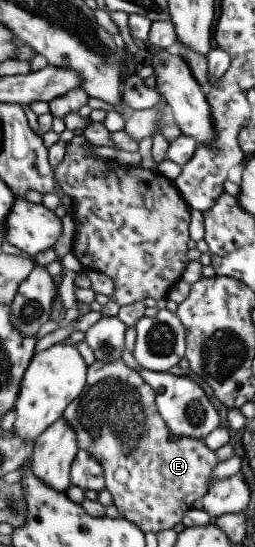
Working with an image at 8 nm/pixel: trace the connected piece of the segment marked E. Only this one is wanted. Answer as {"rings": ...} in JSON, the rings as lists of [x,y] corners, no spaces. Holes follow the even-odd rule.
{"rings":[[[121,359],[103,363],[95,360],[85,373],[84,389],[67,405],[61,419],[74,431],[78,449],[90,453],[98,460],[104,472],[104,489],[111,495],[118,515],[134,523],[140,531],[170,529],[181,521],[185,511],[192,508],[194,501],[201,501],[206,494],[206,482],[216,466],[214,450],[208,449],[202,439],[173,436],[157,413],[154,390],[136,373],[124,365]],[[124,469],[126,479],[114,479],[116,471]]]}

